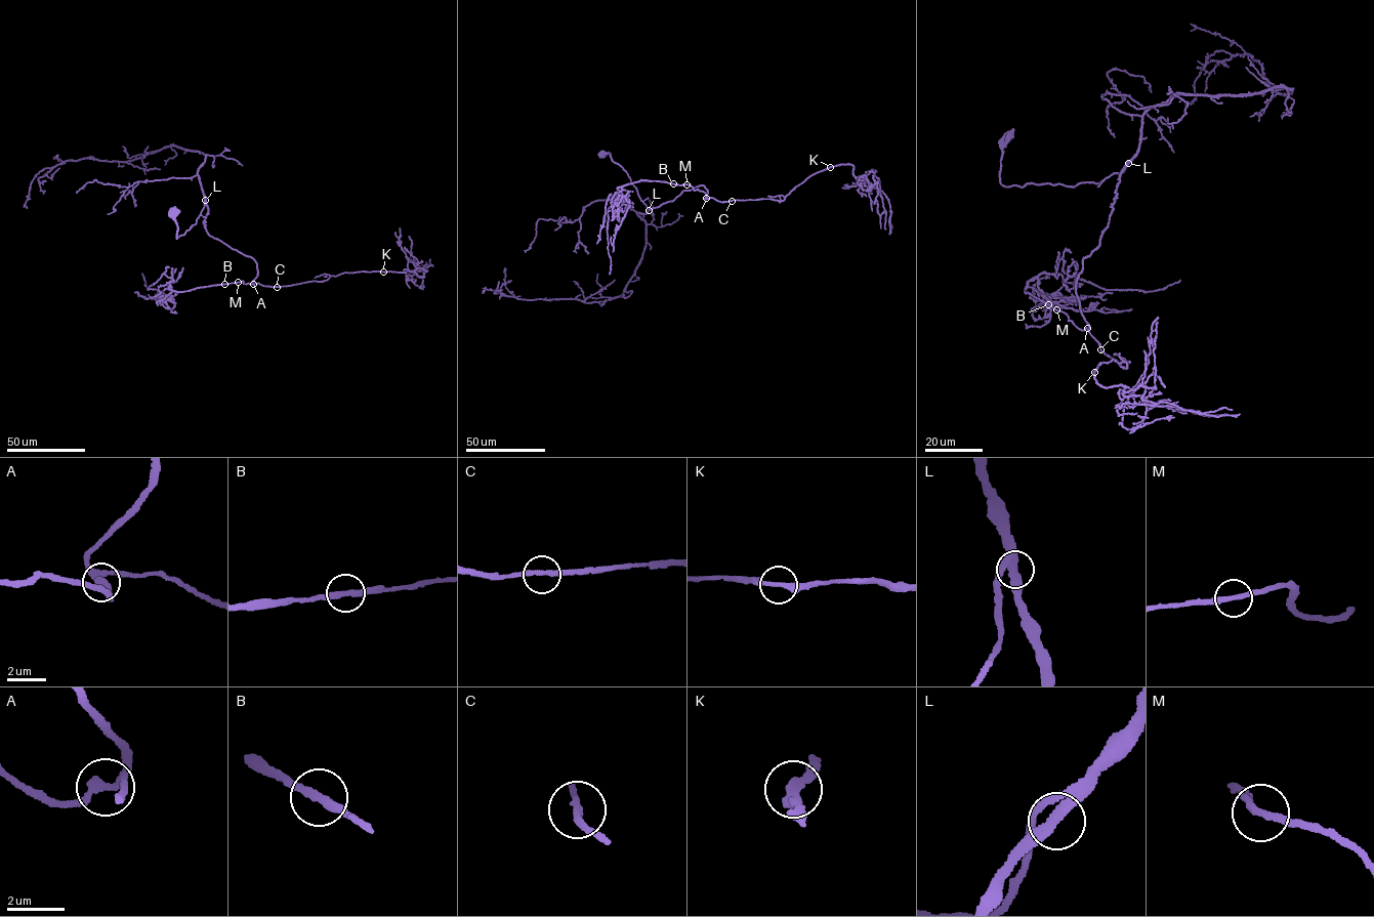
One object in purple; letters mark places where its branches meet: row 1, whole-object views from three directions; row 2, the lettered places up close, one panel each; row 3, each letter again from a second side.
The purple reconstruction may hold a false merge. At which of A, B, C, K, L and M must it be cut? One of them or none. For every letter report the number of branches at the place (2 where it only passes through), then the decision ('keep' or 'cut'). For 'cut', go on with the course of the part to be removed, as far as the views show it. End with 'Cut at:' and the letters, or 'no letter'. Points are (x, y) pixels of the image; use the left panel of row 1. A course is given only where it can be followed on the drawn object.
A: branches 3; keep
B: branches 2; keep
C: branches 2; keep
K: branches 2; keep
L: branches 3; keep
M: branches 2; keep
Cut at: no letter

